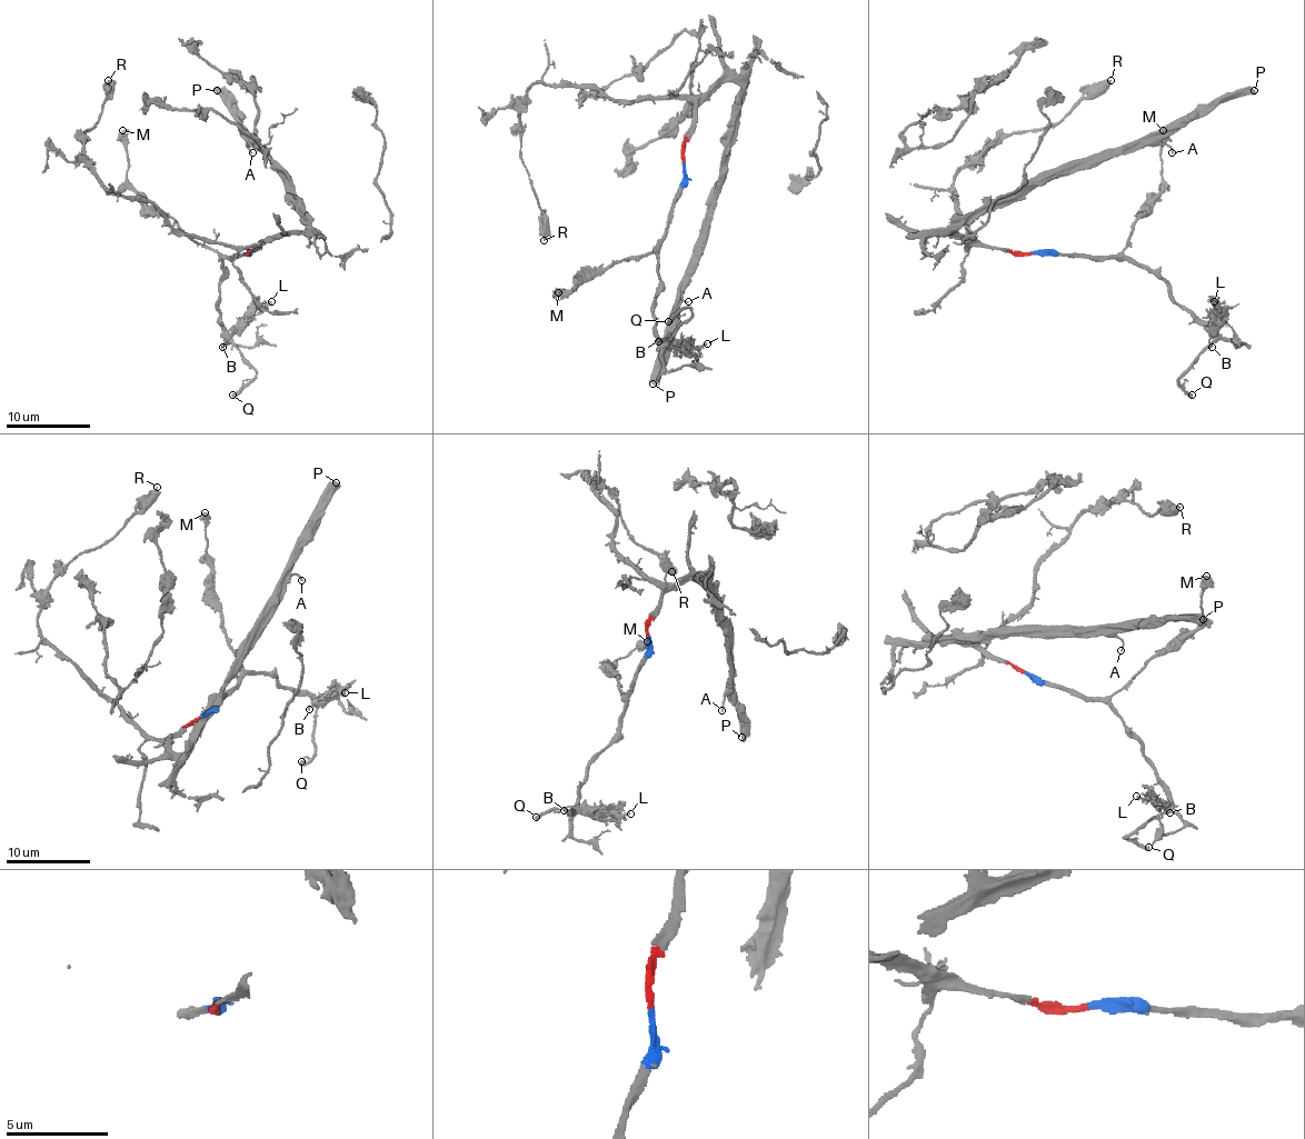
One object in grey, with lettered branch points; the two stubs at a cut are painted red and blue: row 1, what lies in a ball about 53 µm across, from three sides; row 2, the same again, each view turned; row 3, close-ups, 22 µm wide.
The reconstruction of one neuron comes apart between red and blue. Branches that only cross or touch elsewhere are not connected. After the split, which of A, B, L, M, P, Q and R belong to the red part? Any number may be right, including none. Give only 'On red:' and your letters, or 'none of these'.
On red: A, P, R

